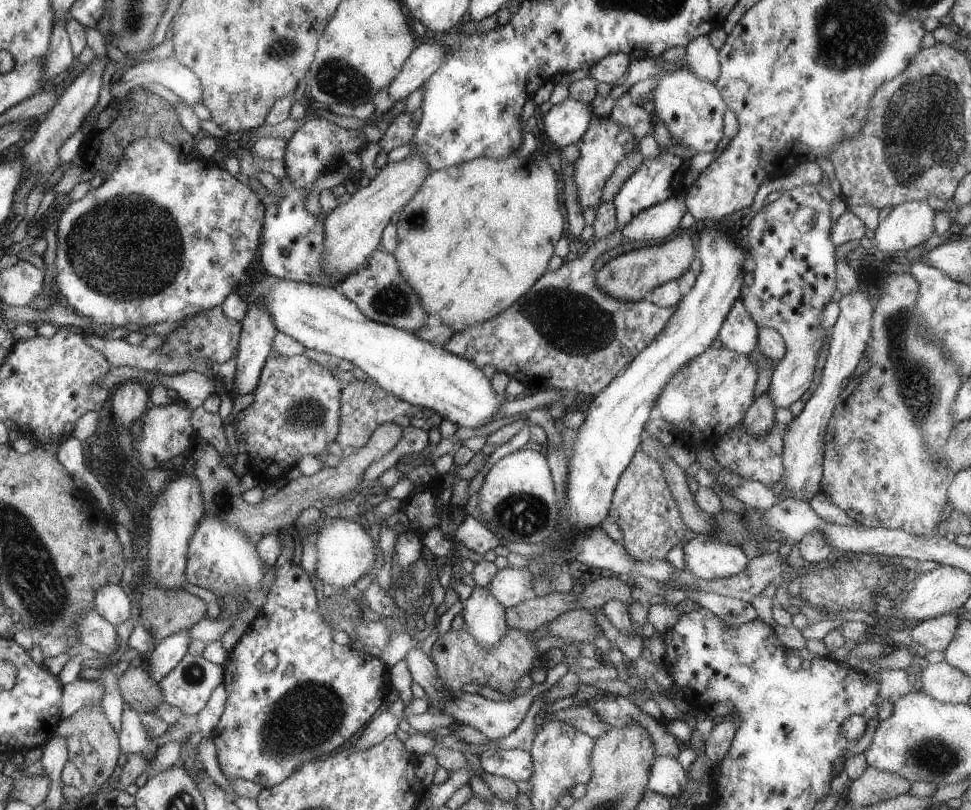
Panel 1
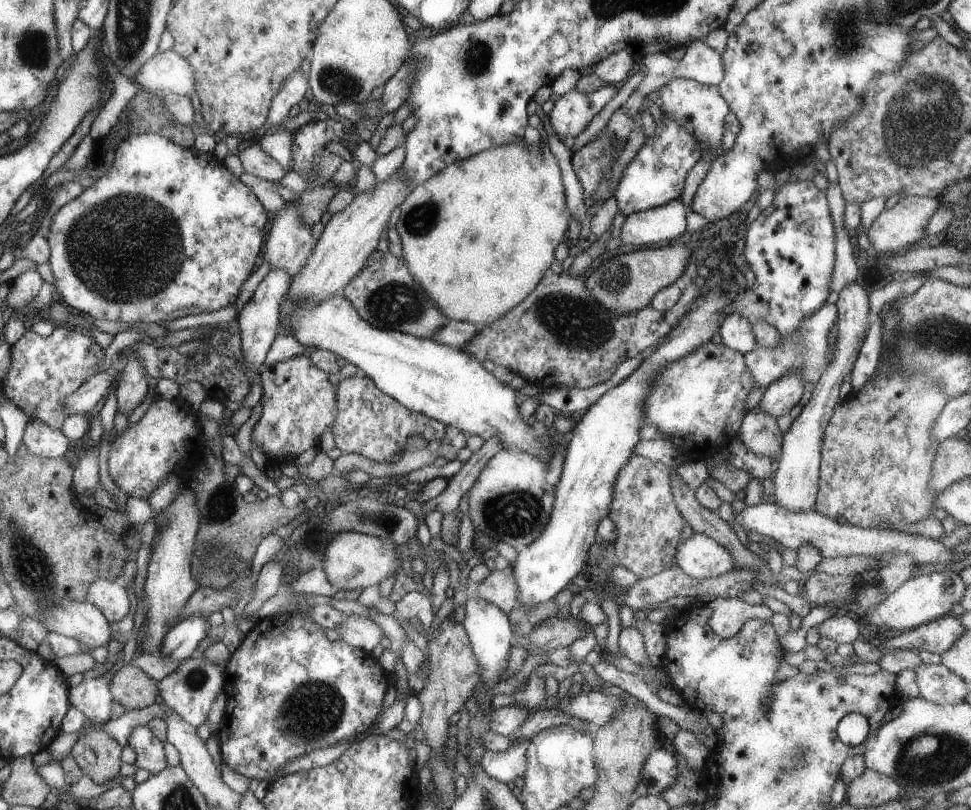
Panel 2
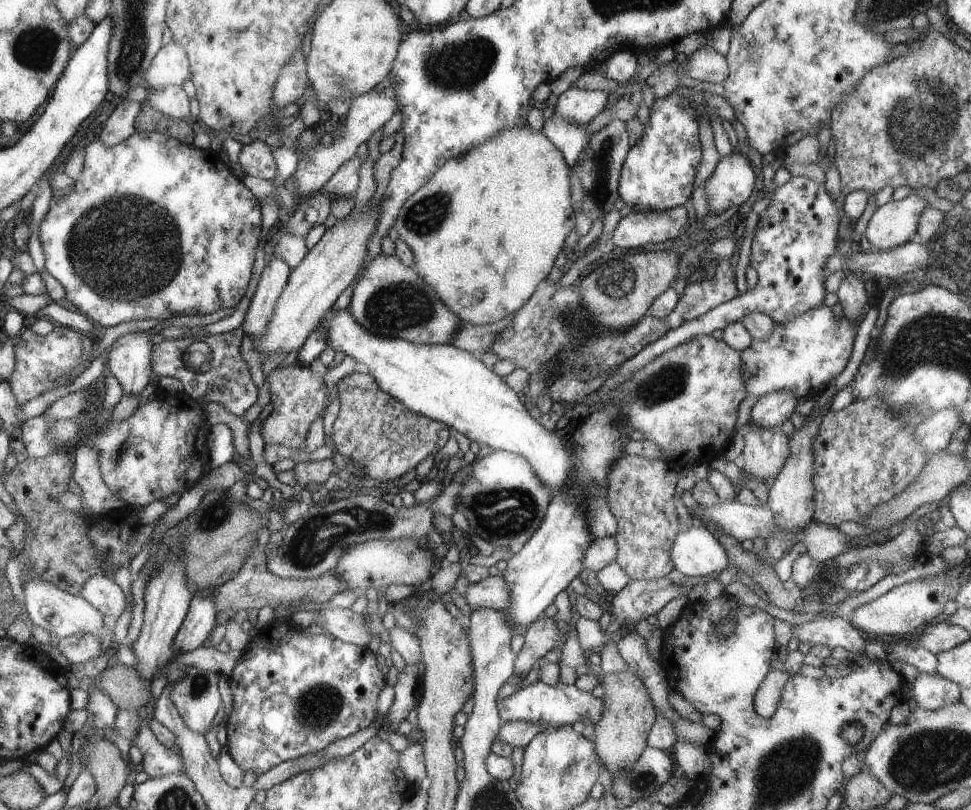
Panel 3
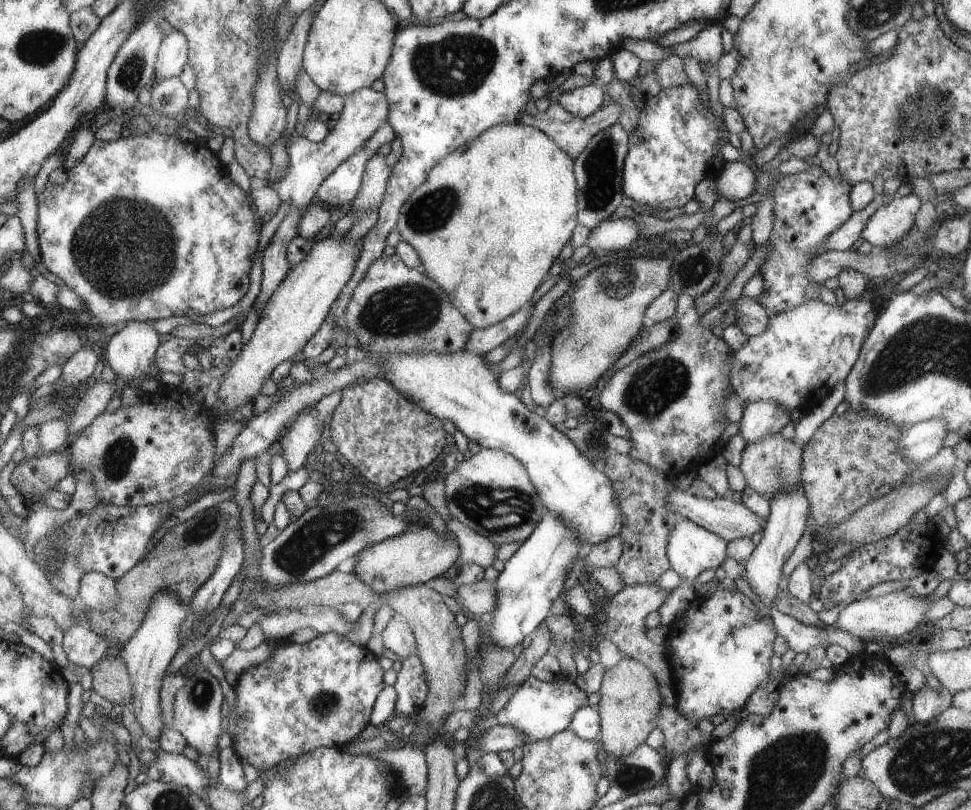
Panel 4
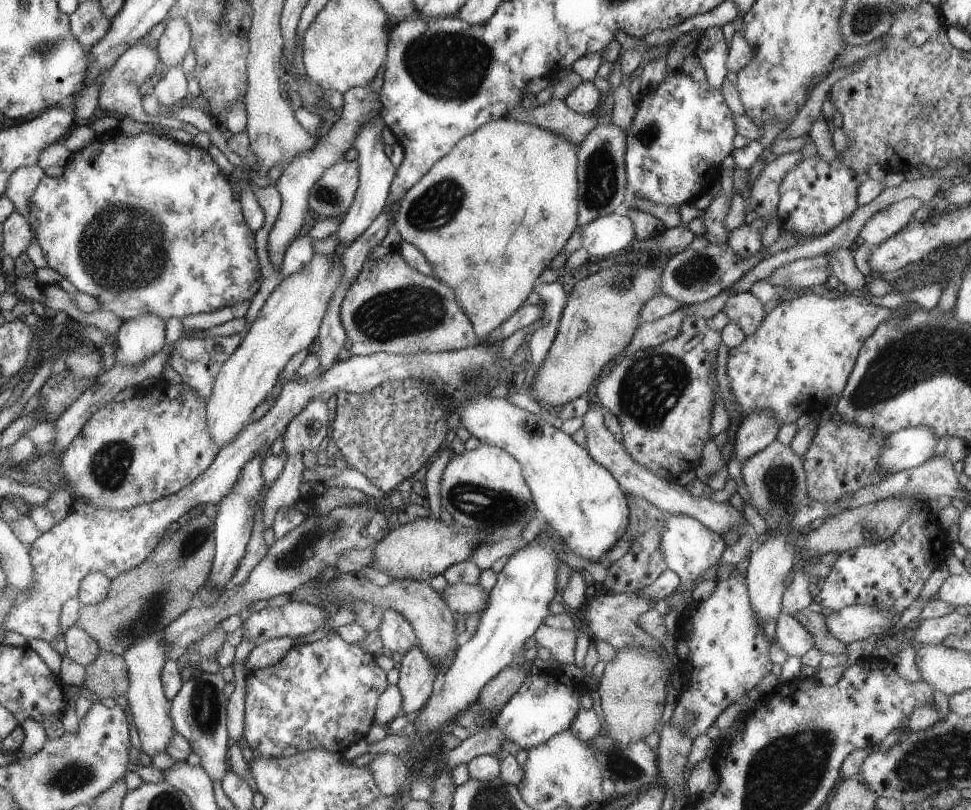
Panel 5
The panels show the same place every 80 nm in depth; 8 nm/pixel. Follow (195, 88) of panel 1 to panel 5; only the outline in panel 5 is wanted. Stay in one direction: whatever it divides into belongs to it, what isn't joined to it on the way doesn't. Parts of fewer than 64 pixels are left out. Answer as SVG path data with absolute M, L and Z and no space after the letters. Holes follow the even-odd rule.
M180 17L166 18L166 29L159 38L157 51L160 69L164 72L182 63L191 49L191 30Z

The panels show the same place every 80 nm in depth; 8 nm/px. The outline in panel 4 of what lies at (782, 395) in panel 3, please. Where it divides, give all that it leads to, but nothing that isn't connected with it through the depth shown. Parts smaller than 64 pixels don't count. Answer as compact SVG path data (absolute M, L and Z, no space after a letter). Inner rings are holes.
M771 400L748 403L743 408L740 431L748 443L758 443L782 430L792 419L786 407Z

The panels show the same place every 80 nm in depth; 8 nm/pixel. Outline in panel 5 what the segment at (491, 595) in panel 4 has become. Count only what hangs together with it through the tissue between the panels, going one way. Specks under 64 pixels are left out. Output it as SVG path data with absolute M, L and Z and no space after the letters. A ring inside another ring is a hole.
M479 583L473 585L449 584L441 595L450 610L456 610L462 616L482 615L489 603L489 593Z

